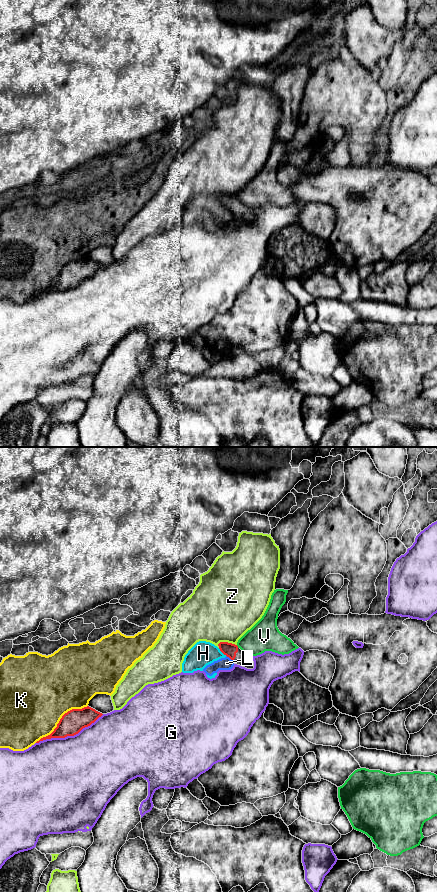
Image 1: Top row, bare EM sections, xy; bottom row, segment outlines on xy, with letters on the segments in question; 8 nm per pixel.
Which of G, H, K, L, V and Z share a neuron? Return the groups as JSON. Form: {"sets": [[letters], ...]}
{"sets": [["G"], ["H", "K", "L"], ["V"], ["Z"]]}

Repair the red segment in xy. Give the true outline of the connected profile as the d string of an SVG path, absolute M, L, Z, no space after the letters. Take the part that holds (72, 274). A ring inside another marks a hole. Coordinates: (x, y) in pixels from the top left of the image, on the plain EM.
M89 258L82 261L72 261L62 268L57 276L57 279L50 287L41 290L36 295L51 290L65 290L67 288L74 288L83 280L90 278L102 267L102 265Z

